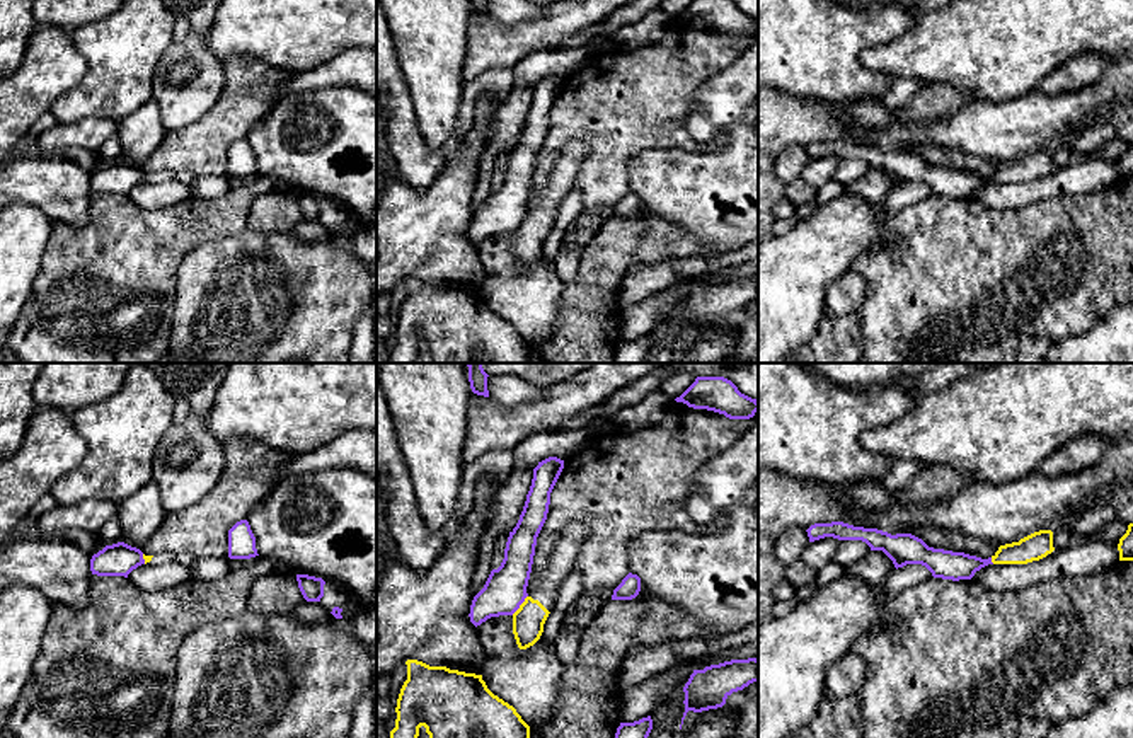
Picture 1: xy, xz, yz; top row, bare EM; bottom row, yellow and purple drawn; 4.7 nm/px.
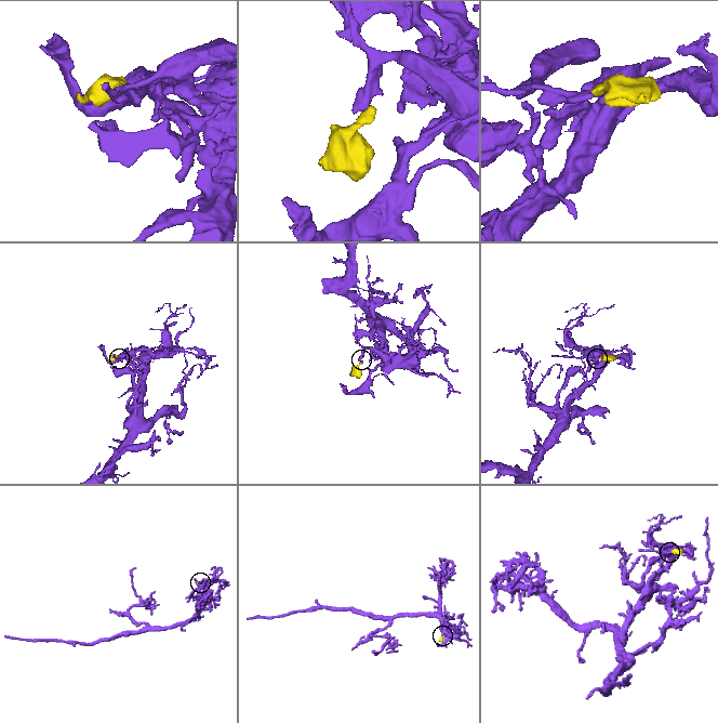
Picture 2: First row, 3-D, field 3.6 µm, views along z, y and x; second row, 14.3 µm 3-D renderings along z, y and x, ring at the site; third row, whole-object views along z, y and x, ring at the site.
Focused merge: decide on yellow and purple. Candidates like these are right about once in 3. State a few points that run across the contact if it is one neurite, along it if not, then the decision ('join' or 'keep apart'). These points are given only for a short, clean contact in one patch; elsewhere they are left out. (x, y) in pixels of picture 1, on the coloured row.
xz (527, 595), (511, 614) | keep apart

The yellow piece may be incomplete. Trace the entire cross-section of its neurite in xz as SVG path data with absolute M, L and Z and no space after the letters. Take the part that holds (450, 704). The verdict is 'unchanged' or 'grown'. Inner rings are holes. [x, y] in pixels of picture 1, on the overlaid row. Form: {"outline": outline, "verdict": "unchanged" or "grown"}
{"outline": "M407 660L407 680L397 699L395 728L390 738L417 738L424 726L429 738L530 738L530 726L513 706L494 695L482 675L429 666Z", "verdict": "unchanged"}

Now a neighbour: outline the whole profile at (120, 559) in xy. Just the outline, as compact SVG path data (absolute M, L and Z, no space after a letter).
M124 542L106 545L92 556L90 571L97 576L124 576L145 564L143 552Z

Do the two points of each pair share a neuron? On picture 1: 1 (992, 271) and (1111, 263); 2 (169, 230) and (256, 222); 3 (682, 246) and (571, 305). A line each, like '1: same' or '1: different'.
1: same
2: different
3: same

